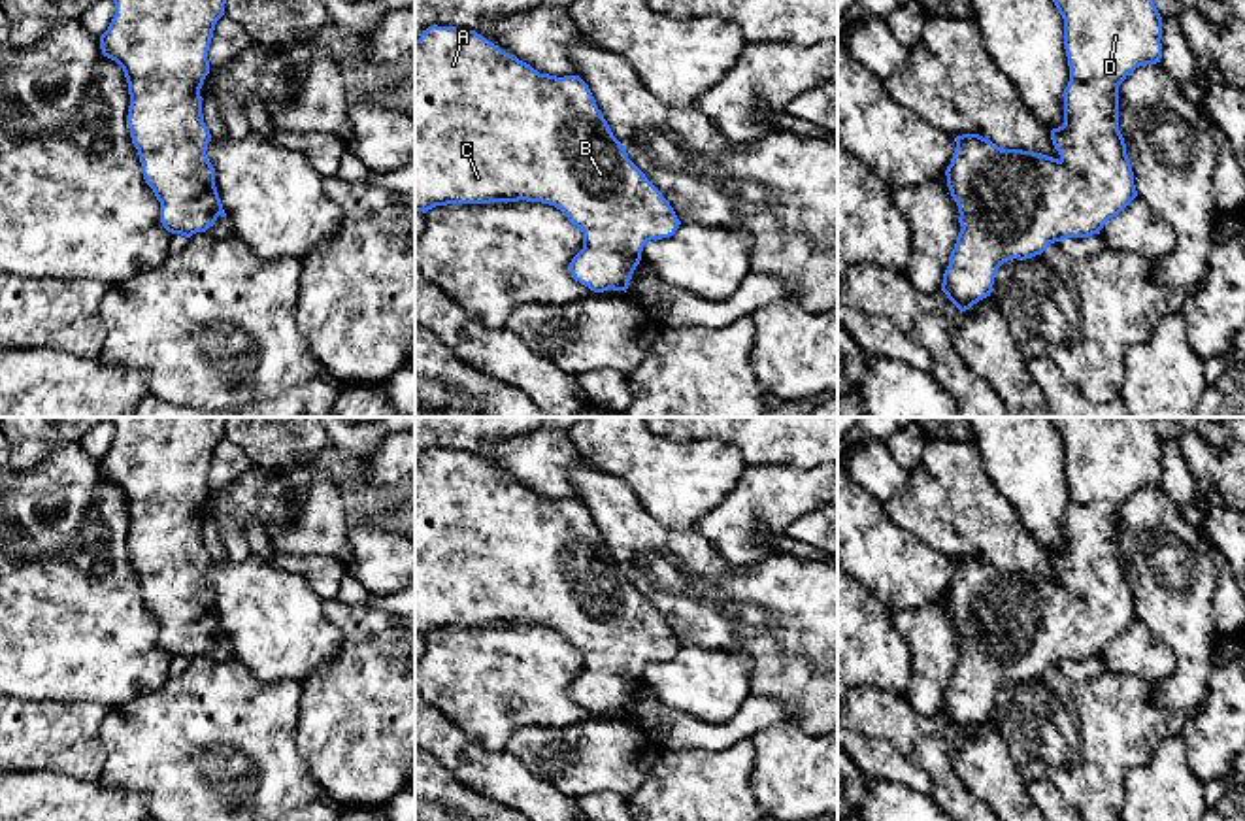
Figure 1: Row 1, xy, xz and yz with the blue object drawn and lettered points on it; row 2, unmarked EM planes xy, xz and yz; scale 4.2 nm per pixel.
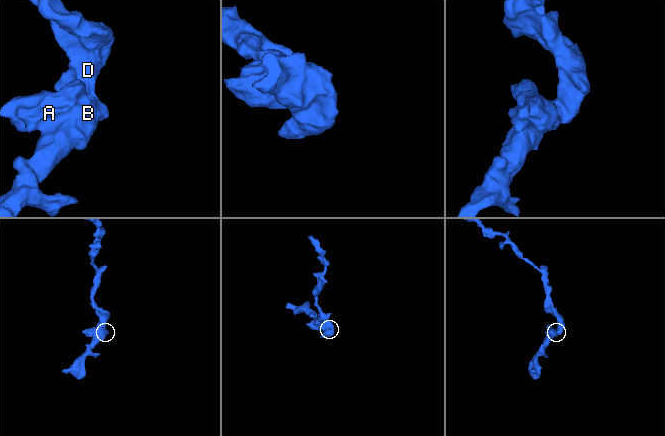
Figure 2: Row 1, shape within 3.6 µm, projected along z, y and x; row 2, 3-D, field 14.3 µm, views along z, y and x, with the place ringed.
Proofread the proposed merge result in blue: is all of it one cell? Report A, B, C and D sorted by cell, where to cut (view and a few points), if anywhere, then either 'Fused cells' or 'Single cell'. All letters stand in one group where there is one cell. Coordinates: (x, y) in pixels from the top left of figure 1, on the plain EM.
Groups: A B C D. No split. Single cell

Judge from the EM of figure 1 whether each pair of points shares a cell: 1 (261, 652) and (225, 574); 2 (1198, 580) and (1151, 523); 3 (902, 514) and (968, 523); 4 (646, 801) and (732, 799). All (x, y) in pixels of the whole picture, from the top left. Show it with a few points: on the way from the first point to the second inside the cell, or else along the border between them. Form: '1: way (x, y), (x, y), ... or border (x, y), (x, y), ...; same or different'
1: way (261, 633), (261, 610), (244, 593); same
2: way (1185, 567), (1155, 536); same
3: way (919, 514), (951, 514); same
4: way (666, 801), (712, 799); same

